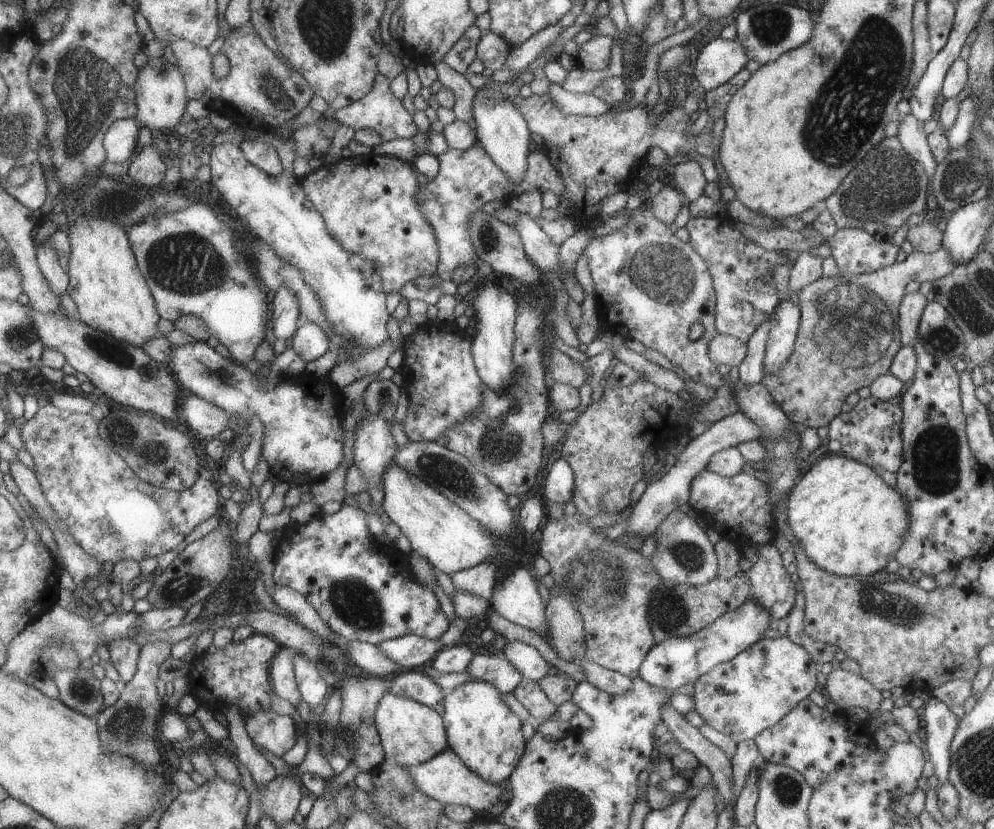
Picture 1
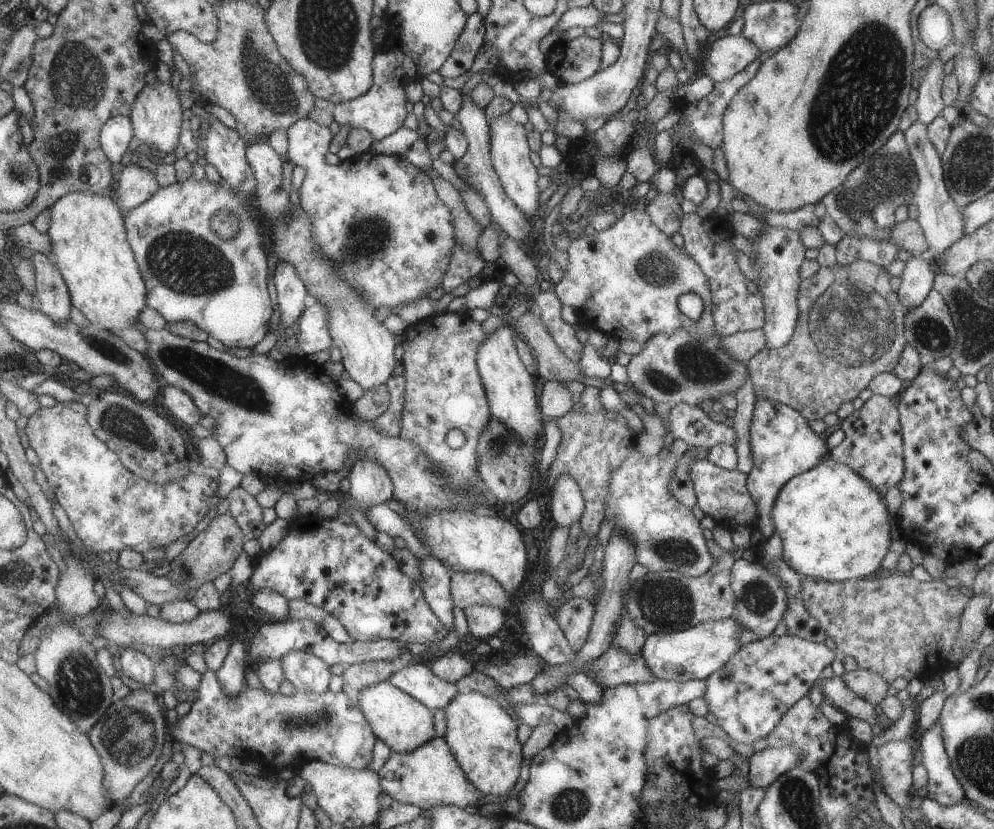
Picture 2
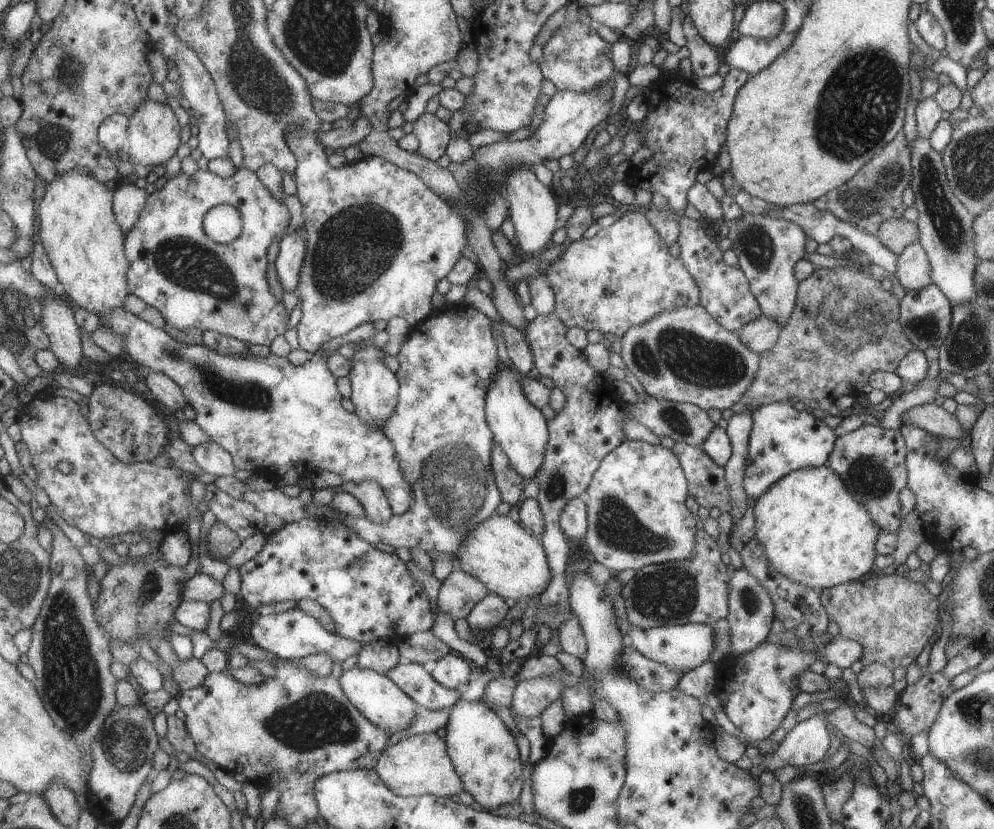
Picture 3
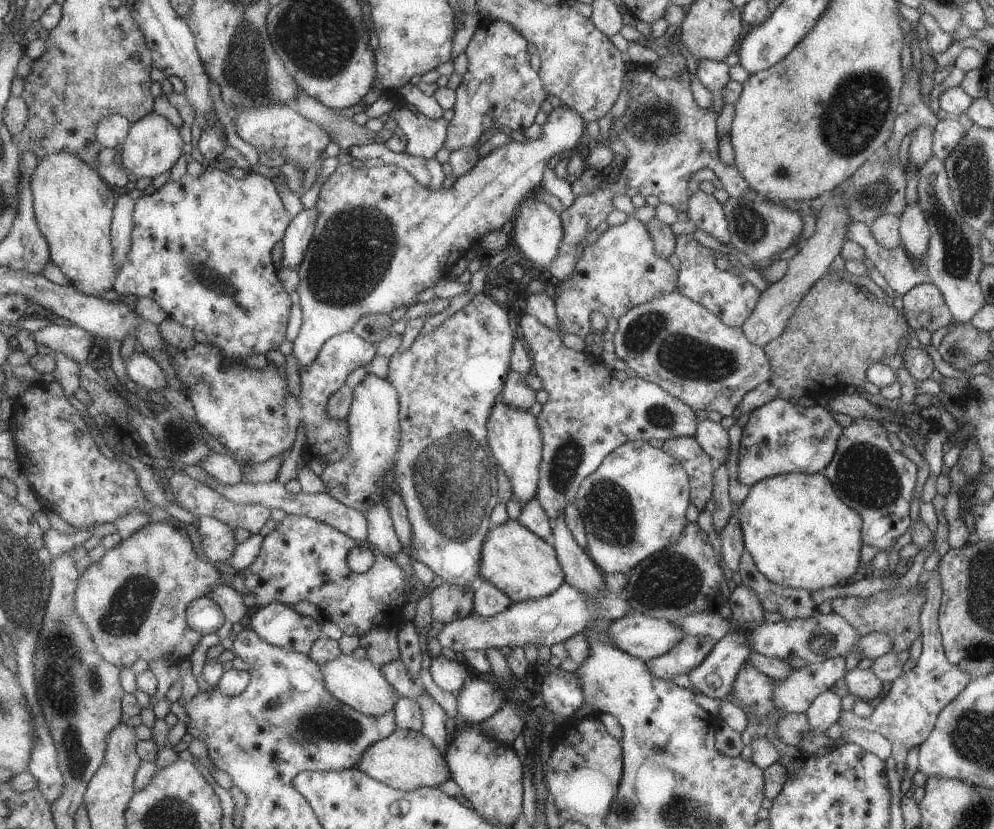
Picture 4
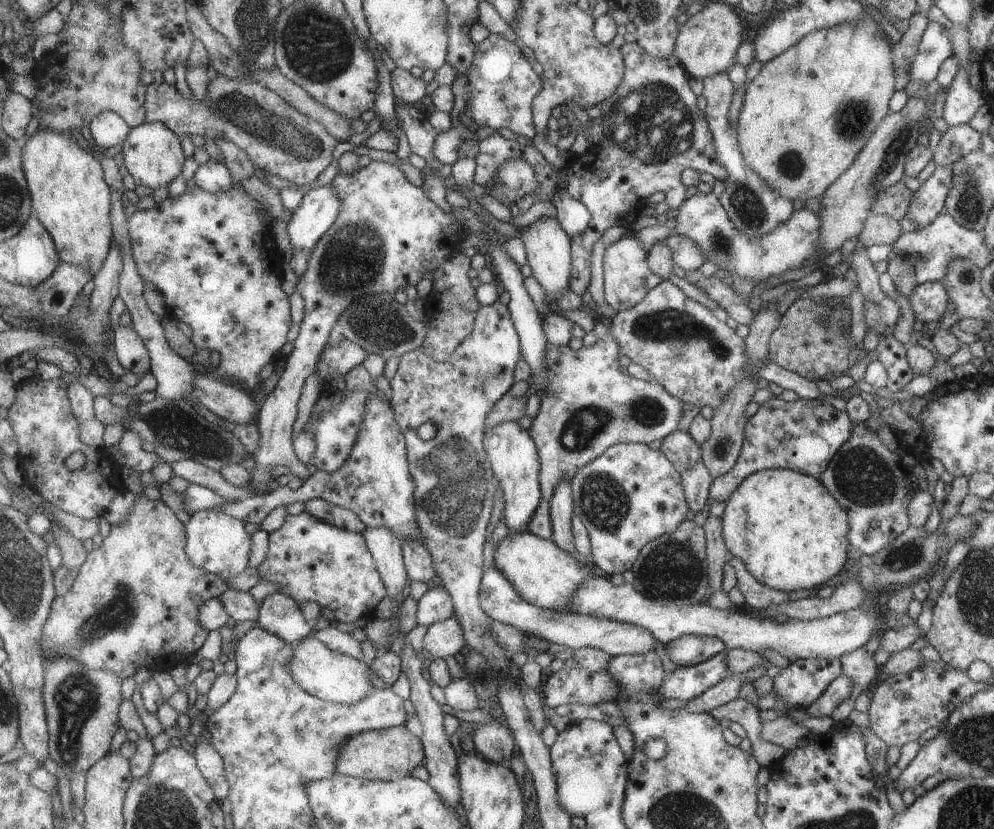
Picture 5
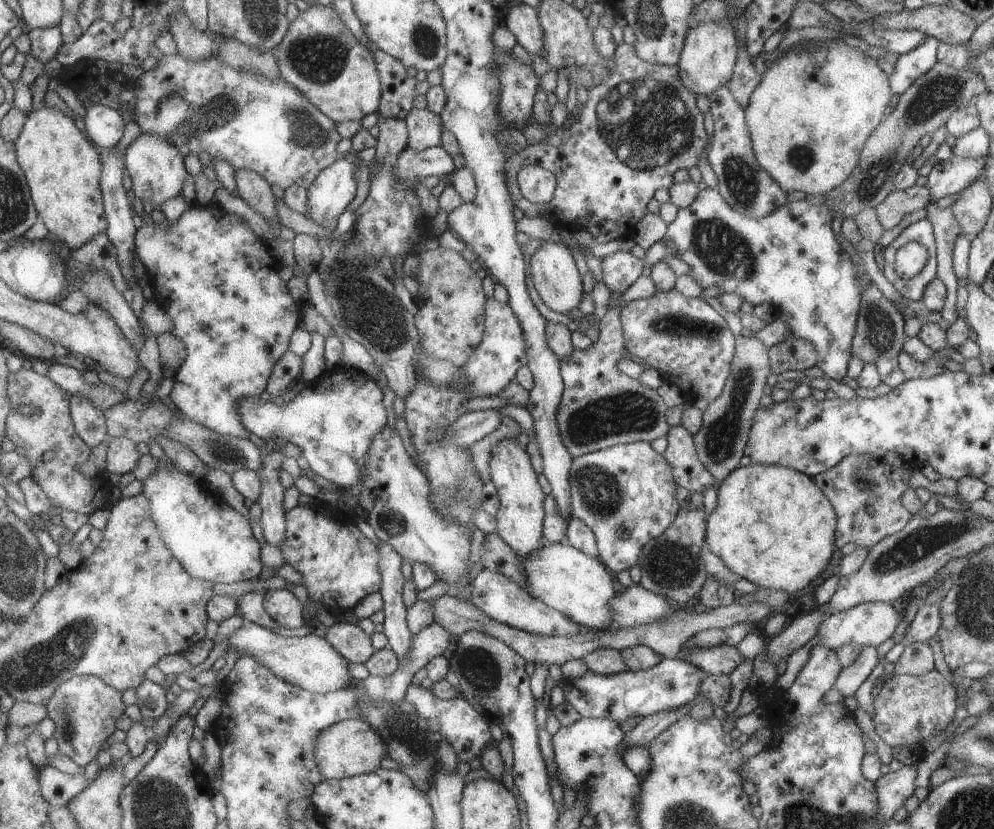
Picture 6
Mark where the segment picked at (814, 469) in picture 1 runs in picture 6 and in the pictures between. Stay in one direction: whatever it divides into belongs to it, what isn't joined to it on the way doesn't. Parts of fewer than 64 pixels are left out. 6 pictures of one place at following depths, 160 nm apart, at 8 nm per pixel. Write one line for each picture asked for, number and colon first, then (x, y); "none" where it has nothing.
2: (834, 525)
3: (813, 531)
4: (800, 534)
5: (790, 532)
6: (772, 525)

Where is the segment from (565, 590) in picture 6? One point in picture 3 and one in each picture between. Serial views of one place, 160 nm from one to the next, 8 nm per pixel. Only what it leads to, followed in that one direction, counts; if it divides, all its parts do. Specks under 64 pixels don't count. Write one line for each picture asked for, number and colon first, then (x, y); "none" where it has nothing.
3: (510, 561)
4: (513, 559)
5: (544, 576)

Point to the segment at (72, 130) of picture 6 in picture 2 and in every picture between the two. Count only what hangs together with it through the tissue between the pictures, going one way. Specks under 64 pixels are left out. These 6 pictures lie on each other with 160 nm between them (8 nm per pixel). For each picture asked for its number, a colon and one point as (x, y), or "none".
2: (91, 247)
3: (86, 244)
4: (74, 205)
5: (72, 198)

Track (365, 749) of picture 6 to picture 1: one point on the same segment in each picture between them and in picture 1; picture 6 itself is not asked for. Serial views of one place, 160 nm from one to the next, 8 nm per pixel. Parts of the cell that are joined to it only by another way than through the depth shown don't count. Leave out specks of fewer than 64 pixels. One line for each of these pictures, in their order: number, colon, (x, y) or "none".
1: (444, 778)
2: (428, 776)
3: (418, 765)
4: (405, 760)
5: (388, 754)

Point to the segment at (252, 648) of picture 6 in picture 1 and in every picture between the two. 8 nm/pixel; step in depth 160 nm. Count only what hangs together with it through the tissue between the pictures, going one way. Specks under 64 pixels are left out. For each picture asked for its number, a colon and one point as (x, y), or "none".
1: (410, 733)
2: (401, 723)
3: (380, 701)
4: (356, 683)
5: (329, 675)

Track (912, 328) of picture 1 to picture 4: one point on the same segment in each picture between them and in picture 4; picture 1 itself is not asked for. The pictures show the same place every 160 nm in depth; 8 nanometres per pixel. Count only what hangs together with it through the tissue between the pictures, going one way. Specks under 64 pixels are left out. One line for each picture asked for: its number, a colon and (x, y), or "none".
2: (917, 276)
3: (913, 269)
4: (914, 235)

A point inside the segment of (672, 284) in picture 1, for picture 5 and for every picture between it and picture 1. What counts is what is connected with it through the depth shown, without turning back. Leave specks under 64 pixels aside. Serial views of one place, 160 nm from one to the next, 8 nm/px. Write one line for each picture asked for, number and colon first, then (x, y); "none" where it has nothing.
2: (624, 281)
3: (624, 275)
4: (620, 270)
5: (624, 267)

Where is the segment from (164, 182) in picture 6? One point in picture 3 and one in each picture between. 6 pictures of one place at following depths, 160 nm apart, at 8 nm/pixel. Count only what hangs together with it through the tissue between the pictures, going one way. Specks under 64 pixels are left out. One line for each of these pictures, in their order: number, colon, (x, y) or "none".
3: (155, 133)
4: (154, 144)
5: (153, 155)

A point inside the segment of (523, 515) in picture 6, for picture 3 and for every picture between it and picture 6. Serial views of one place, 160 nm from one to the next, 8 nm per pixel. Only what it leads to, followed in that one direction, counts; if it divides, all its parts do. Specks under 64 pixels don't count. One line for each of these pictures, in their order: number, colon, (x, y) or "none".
3: (518, 427)
4: (513, 434)
5: (513, 457)

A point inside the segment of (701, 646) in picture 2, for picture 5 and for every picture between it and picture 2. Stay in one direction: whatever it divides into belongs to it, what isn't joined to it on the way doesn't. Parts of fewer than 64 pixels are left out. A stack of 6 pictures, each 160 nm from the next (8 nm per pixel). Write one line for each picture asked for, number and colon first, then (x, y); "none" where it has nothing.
3: (681, 648)
4: (644, 638)
5: (497, 598)

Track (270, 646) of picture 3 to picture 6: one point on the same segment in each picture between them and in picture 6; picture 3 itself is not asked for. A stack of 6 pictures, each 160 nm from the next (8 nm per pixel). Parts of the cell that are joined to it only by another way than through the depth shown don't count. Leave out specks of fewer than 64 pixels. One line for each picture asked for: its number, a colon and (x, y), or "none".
4: (277, 624)
5: (278, 614)
6: (280, 604)

